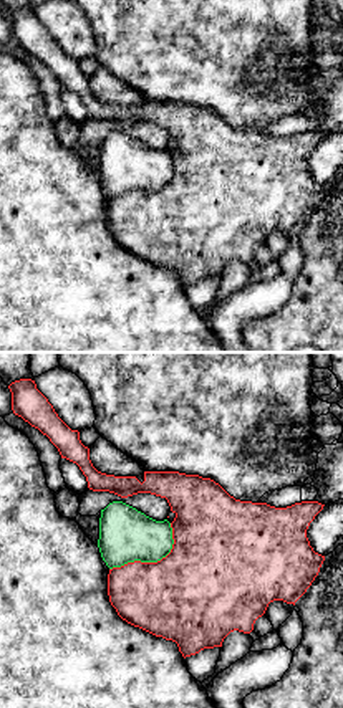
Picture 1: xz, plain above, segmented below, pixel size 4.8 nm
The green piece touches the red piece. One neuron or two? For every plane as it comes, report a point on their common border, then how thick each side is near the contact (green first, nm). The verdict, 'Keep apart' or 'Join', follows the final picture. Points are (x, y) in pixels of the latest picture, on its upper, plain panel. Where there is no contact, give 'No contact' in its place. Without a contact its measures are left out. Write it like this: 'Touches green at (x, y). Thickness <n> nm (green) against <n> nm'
Touches green at (153, 191). Thickness 260 nm (green) against 460 nm

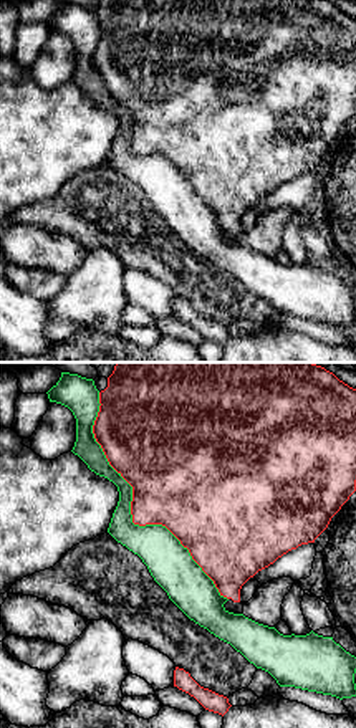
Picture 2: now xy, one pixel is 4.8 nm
Touches green at (129, 139). Thickness 200 nm (green) against 400 nm

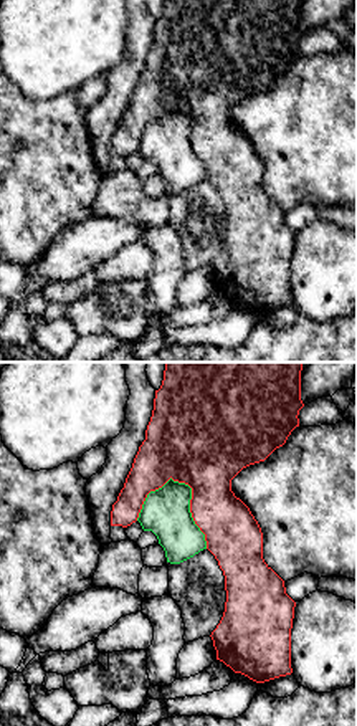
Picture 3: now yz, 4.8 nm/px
Touches green at (190, 126). Thickness 240 nm (green) against 400 nm

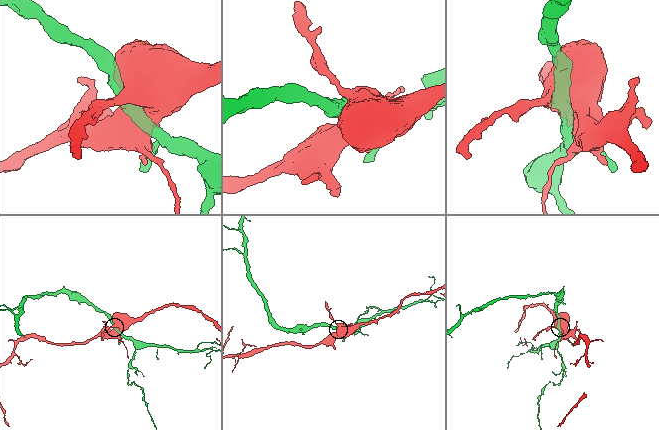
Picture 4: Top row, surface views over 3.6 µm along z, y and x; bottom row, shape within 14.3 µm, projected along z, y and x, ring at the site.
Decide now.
Keep apart

